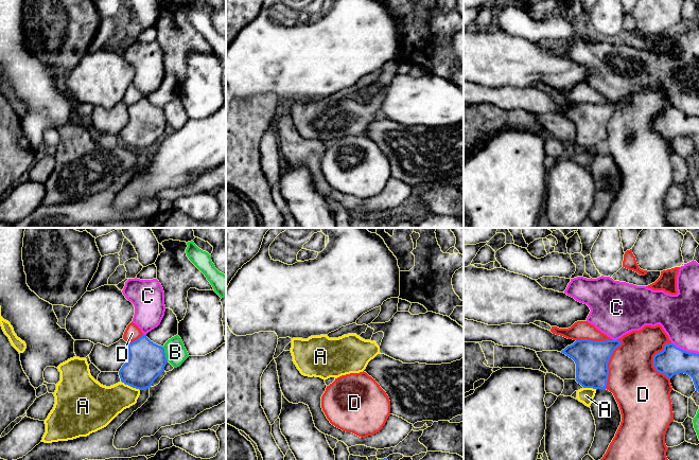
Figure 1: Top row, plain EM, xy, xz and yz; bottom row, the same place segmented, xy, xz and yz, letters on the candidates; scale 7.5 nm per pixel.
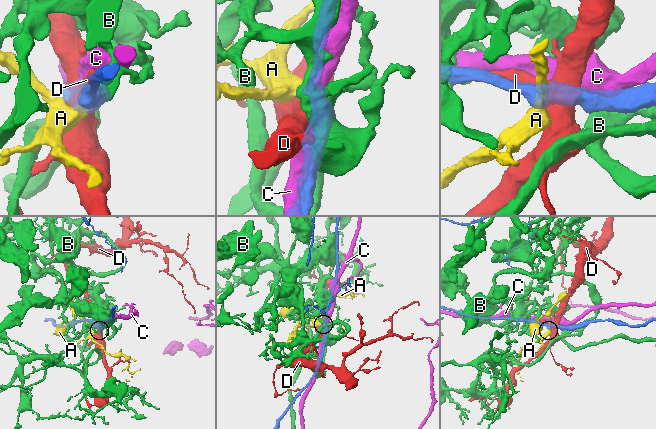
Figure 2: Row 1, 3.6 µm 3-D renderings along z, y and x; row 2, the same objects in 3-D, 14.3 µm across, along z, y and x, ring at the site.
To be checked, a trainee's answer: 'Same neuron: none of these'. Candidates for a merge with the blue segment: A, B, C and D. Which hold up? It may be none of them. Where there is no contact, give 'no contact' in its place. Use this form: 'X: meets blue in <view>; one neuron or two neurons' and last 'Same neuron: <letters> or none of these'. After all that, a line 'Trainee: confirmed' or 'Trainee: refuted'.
A: meets blue in xy; two neurons
B: meets blue in xy; two neurons
C: meets blue in yz; two neurons
D: meets blue in yz; two neurons
Same neuron: none of these
Trainee: confirmed

